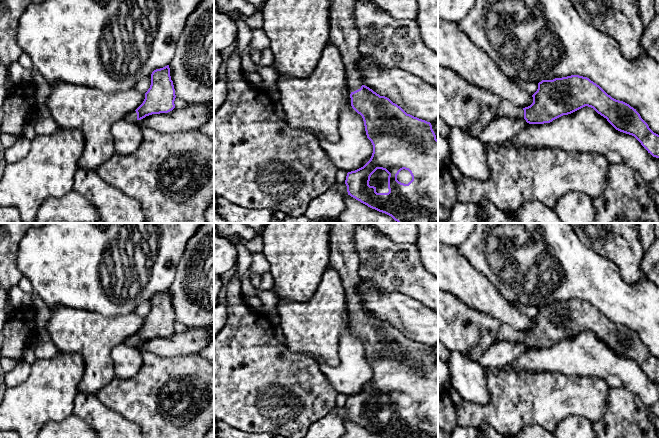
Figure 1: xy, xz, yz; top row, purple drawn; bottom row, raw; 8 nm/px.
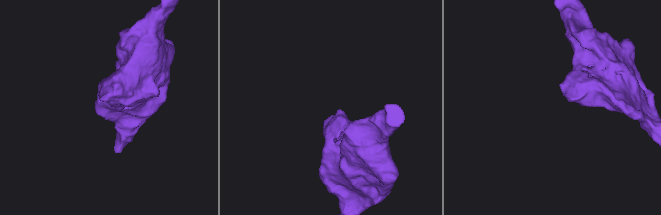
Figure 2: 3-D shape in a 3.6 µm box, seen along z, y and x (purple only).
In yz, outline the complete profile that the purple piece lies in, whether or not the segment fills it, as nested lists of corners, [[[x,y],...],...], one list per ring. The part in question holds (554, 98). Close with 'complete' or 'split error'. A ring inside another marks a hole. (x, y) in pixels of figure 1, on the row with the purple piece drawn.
[[[571,75],[553,80],[542,80],[538,83],[538,89],[532,97],[533,103],[525,108],[516,107],[506,100],[501,100],[496,116],[525,119],[529,124],[544,124],[588,106],[606,118],[616,130],[634,136],[648,153],[659,158],[659,135],[649,128],[636,109],[623,101],[612,98],[587,77]]] | split error

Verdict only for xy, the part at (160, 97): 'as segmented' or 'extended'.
extended

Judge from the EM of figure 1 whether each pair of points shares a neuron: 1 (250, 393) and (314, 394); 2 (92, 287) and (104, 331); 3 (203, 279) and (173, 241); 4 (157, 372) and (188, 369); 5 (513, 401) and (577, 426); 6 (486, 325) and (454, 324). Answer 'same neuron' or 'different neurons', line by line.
1: same neuron
2: different neurons
3: different neurons
4: same neuron
5: different neurons
6: same neuron

